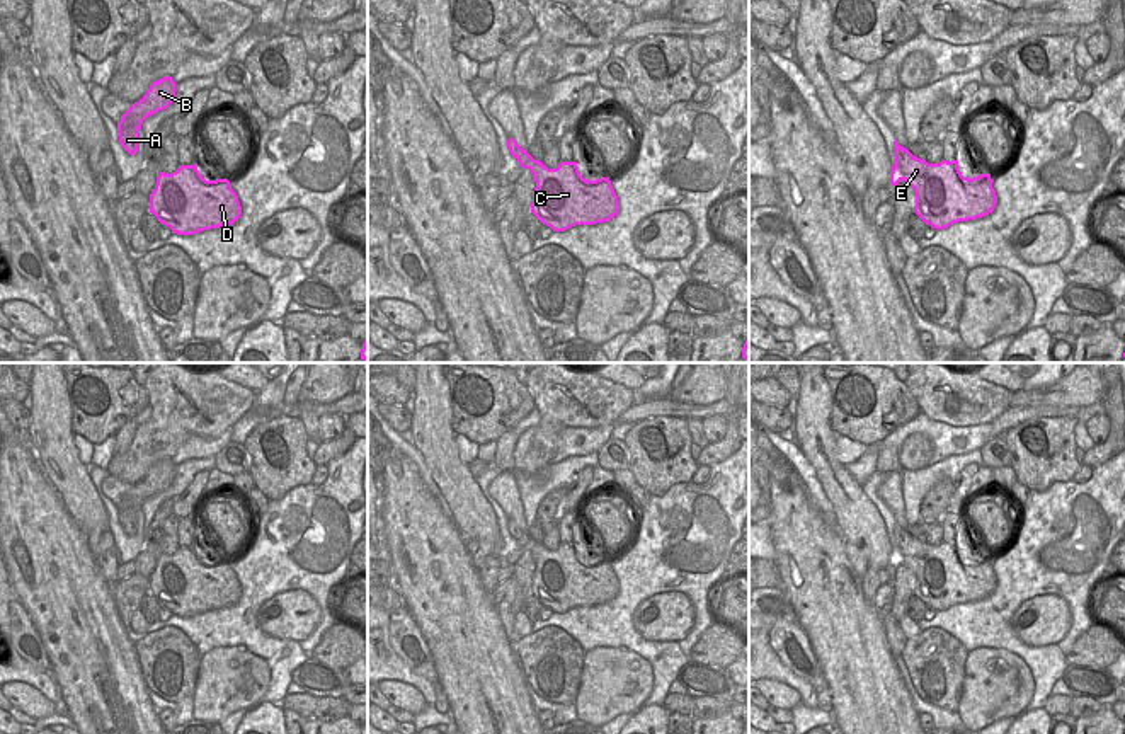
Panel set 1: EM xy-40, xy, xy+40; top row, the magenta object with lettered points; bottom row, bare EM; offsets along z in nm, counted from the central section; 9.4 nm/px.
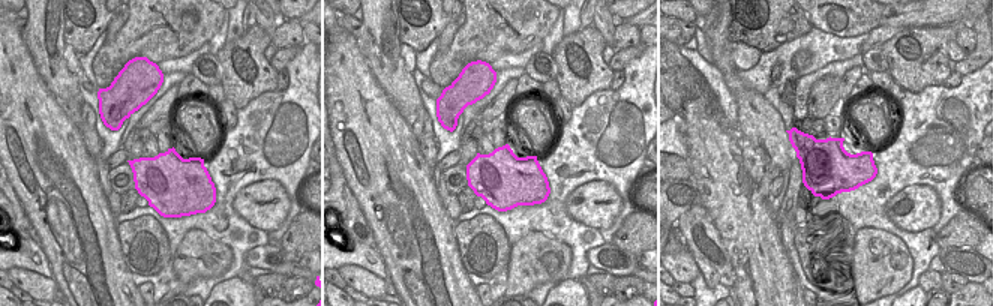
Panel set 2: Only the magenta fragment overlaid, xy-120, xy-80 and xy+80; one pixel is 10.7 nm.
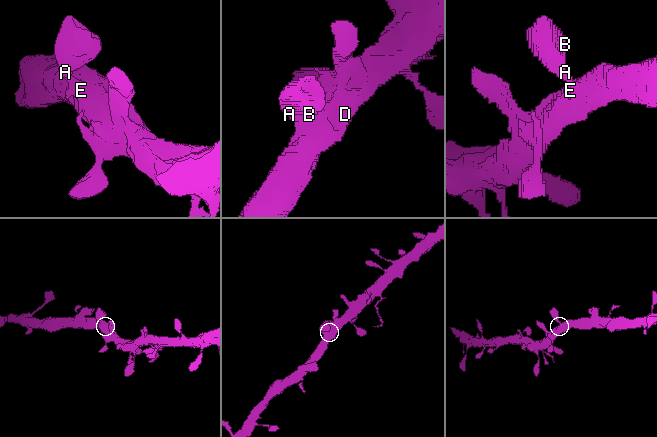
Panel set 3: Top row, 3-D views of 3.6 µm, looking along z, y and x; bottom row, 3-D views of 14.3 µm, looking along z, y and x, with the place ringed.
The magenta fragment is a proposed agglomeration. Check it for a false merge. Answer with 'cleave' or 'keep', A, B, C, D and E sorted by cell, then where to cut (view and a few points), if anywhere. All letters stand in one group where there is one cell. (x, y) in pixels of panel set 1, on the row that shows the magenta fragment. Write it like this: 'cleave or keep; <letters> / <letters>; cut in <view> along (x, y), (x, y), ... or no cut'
keep; A B C D E; no cut

